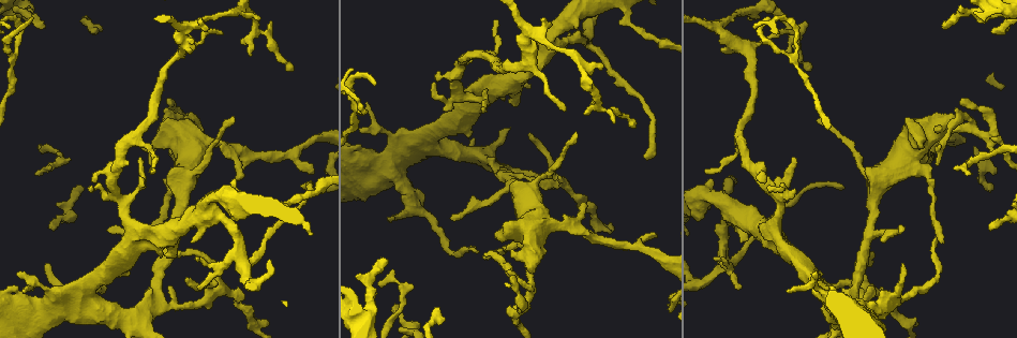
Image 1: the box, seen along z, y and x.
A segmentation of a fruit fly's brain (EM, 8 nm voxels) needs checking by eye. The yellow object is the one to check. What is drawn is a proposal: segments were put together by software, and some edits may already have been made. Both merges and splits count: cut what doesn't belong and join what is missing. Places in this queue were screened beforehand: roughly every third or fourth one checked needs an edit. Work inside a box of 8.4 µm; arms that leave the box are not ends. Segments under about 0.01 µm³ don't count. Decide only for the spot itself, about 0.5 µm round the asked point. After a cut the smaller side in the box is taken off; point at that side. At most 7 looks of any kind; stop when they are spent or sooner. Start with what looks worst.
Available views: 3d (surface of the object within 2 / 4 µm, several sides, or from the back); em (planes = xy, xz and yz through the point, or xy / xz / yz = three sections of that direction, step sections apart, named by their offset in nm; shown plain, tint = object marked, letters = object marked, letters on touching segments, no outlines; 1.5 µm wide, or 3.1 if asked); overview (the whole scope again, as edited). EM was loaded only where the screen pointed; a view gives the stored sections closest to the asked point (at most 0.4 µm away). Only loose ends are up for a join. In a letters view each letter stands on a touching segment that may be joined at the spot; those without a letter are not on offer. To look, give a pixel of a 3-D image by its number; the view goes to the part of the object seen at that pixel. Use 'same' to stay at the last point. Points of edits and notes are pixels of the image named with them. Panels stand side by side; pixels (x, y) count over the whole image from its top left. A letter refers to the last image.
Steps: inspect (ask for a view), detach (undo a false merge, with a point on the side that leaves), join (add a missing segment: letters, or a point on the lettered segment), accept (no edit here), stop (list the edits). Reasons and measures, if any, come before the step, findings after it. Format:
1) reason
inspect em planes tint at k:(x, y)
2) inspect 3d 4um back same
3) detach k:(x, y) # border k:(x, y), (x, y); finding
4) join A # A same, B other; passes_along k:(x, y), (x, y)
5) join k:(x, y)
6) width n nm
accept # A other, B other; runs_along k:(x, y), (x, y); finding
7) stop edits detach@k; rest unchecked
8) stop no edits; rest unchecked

tapers out
inspect em planes letters at 1:(249, 54)

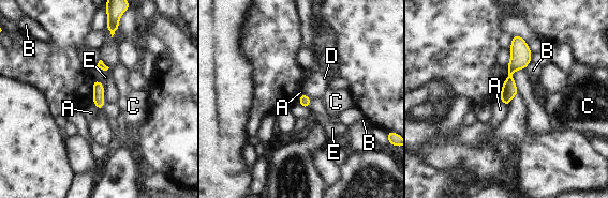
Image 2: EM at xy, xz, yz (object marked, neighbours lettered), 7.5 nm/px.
accept # A other, B other, C other, D other, E other; runs_along 2:(518, 39), (506, 101); no lettered segment goes on from it

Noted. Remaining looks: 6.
branch stops here
inspect em planes letters at 1:(737, 289)

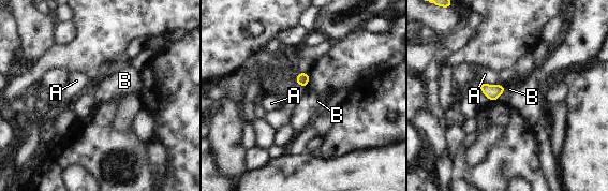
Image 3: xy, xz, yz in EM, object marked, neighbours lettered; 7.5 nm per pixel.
accept # A other, B other; border 3:(479, 82), (501, 85); none of them fits

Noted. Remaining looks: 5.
arms part here
inspect 3d 4um at 1:(783, 204)

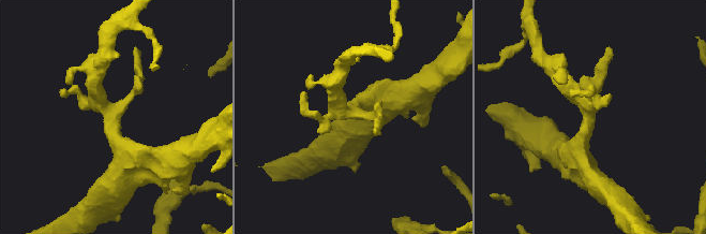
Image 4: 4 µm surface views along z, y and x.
need the tissue
inspect em planes letters at 4:(587, 115)

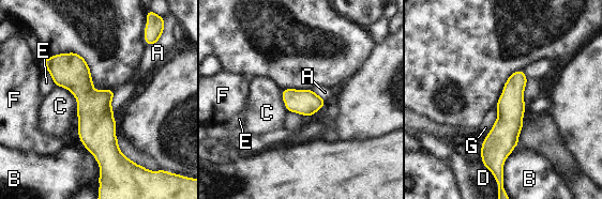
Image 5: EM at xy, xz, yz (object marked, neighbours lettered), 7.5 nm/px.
accept # A other, B other, C other, D other, E other, F other, G other; border 5:(116, 92), (111, 100), (113, 109); all the same neuron

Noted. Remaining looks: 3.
stop no edits; rest unchecked

